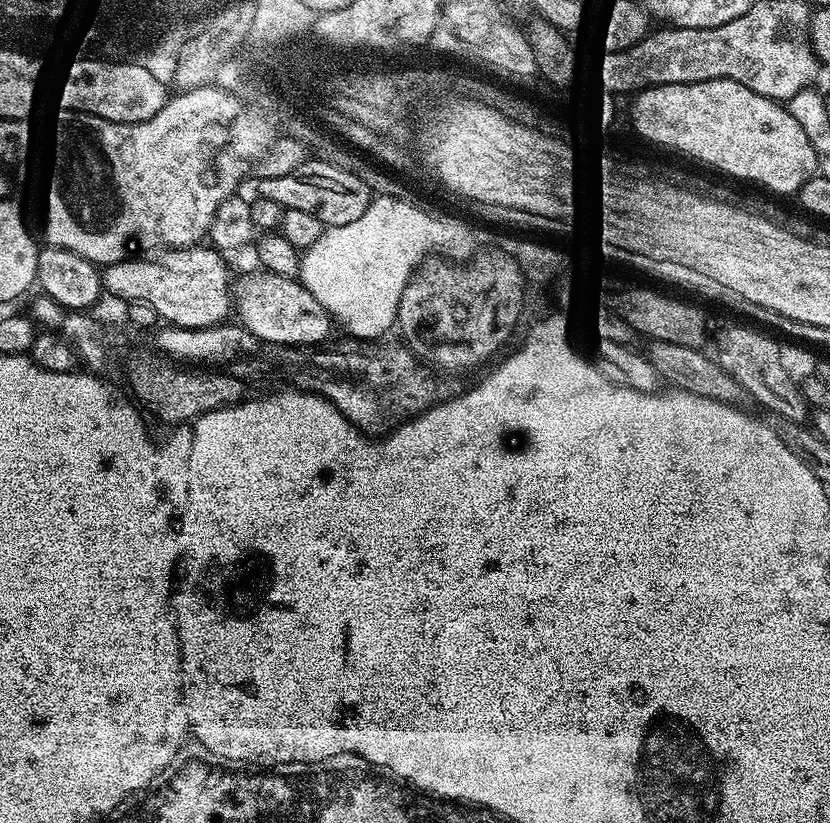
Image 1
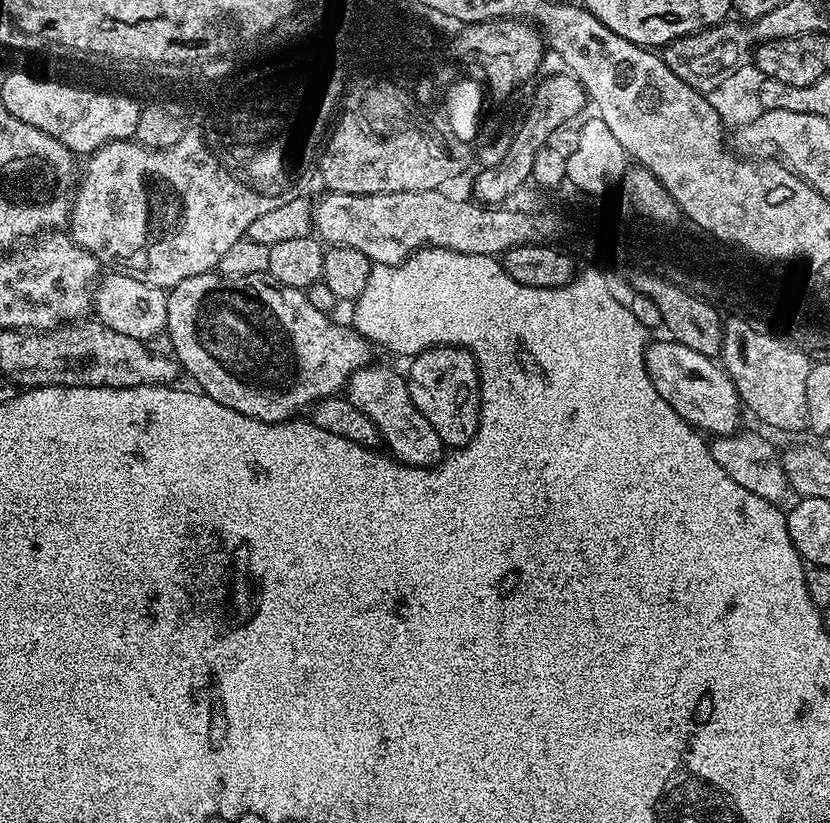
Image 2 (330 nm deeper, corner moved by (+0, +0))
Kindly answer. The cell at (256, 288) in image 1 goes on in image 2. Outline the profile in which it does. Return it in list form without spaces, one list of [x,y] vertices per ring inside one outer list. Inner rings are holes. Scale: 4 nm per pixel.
[[[373,362],[358,369],[348,380],[345,397],[358,406],[379,430],[381,441],[387,444],[393,459],[411,468],[436,467],[446,454],[446,446],[427,421],[426,416],[414,405],[407,379],[388,366]]]

